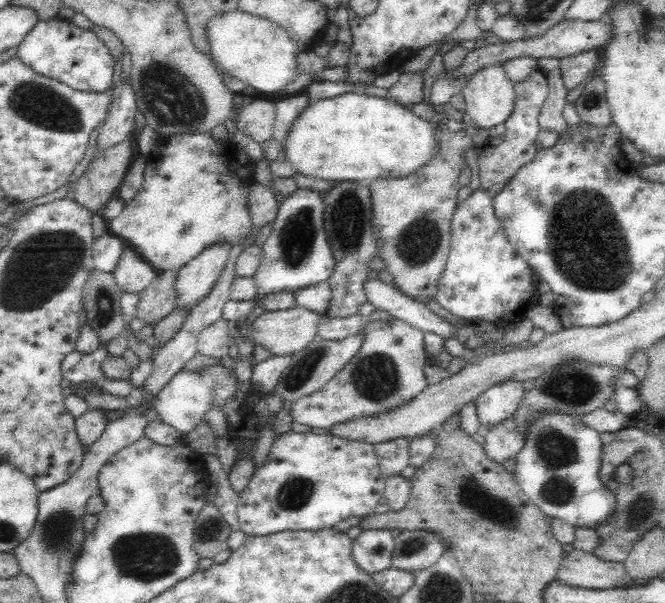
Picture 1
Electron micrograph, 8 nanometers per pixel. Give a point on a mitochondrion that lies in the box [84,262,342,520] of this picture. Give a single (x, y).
(302, 372)

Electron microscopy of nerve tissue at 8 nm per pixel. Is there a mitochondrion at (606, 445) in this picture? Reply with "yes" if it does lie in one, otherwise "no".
no

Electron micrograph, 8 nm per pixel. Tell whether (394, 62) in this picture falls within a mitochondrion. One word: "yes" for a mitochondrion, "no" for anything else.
no

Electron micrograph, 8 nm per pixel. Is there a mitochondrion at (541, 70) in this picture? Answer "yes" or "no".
no

